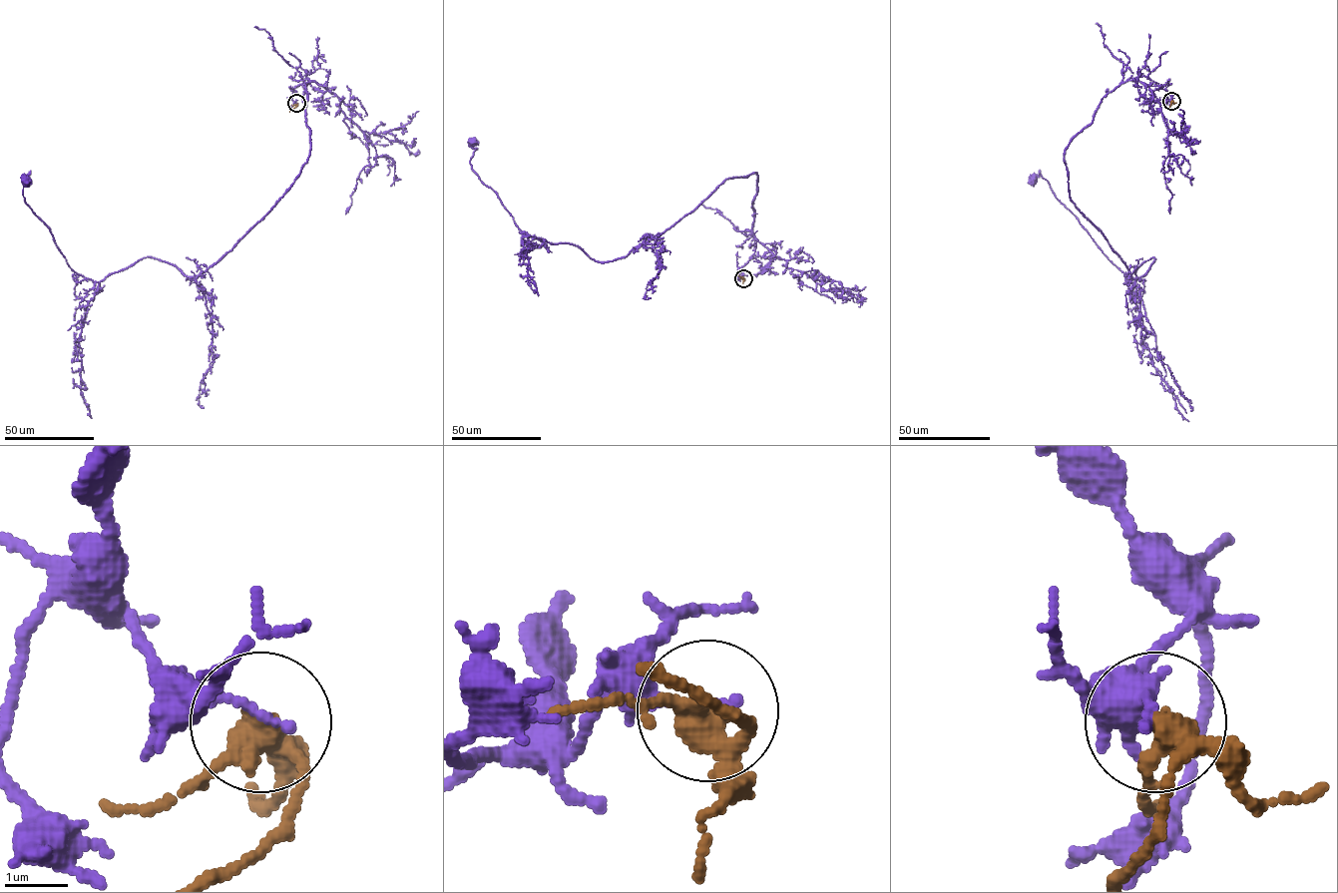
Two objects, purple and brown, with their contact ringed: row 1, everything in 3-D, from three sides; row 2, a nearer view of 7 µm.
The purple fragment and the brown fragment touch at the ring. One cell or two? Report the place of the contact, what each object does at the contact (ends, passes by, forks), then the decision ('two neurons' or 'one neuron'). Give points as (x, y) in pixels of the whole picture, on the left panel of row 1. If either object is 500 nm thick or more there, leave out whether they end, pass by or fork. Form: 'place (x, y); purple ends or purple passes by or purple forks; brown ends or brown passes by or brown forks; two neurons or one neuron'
place (296, 103); purple ends; brown forks; two neurons

